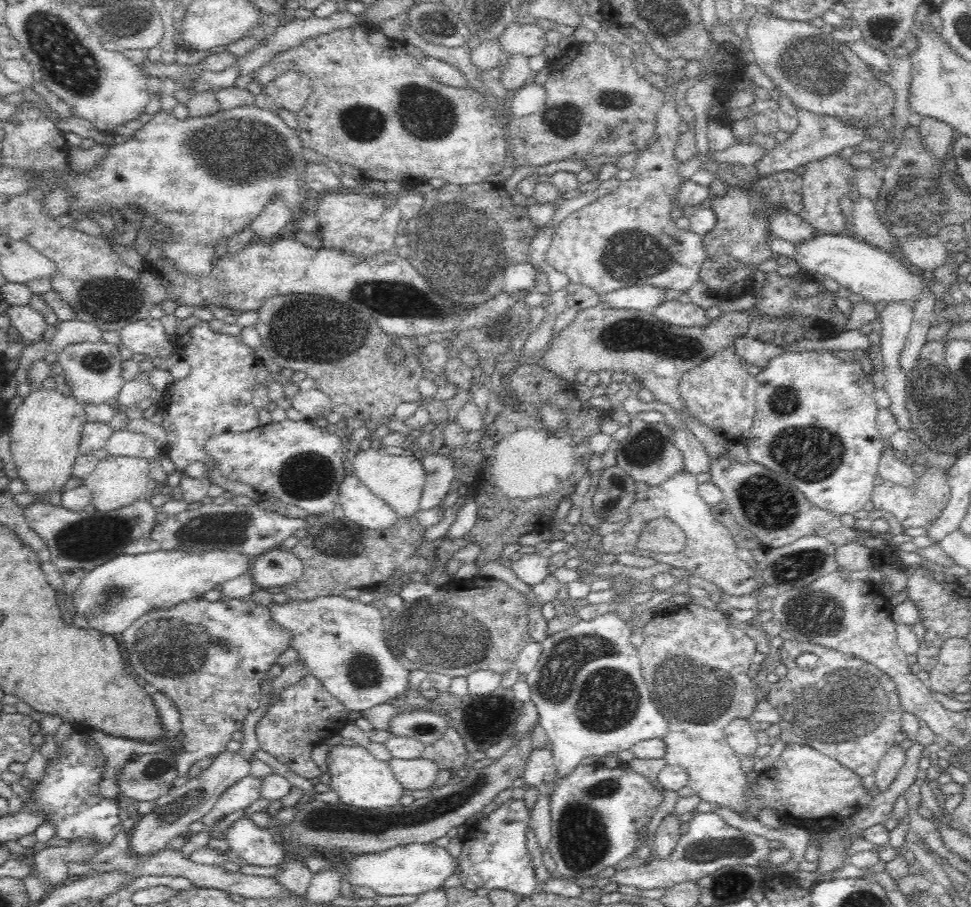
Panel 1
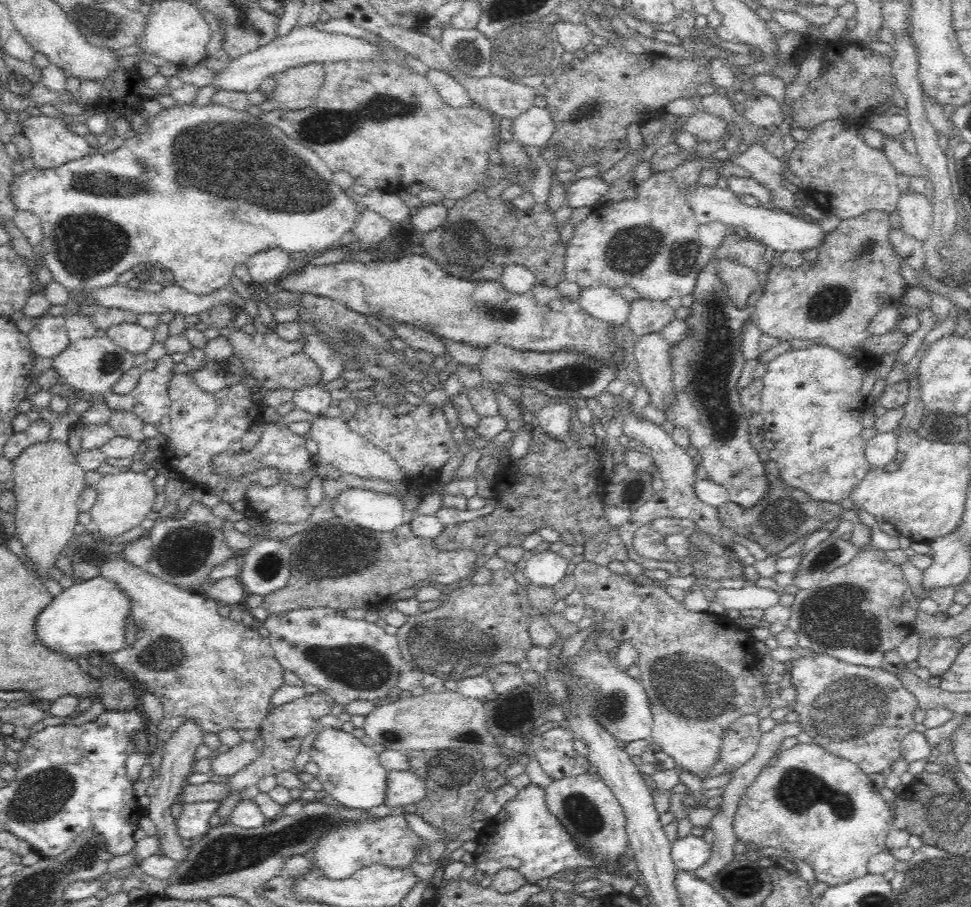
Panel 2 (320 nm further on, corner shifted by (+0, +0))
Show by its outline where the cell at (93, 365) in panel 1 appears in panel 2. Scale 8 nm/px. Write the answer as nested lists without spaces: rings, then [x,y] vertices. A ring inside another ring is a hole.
[[[107,336],[78,339],[71,342],[68,348],[52,359],[53,368],[58,371],[60,377],[68,380],[72,388],[83,391],[85,397],[92,395],[104,395],[121,380],[121,377],[131,368],[137,366],[135,354],[130,354]]]

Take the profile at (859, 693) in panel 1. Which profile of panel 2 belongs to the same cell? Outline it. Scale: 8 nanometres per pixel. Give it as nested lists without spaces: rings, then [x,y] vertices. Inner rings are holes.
[[[812,653],[807,657],[798,659],[792,662],[792,680],[791,686],[796,688],[798,692],[793,711],[799,714],[799,723],[805,726],[805,732],[810,734],[812,738],[815,738],[816,743],[822,745],[826,750],[829,750],[832,754],[837,754],[842,758],[846,758],[855,762],[864,774],[878,774],[882,772],[884,768],[892,767],[894,761],[901,755],[901,742],[903,738],[906,738],[910,732],[915,730],[916,721],[914,720],[914,710],[919,708],[915,696],[906,690],[906,687],[902,687],[900,679],[888,672],[883,667],[866,667],[866,666],[855,666],[846,662],[841,662],[837,658],[830,655]]]

